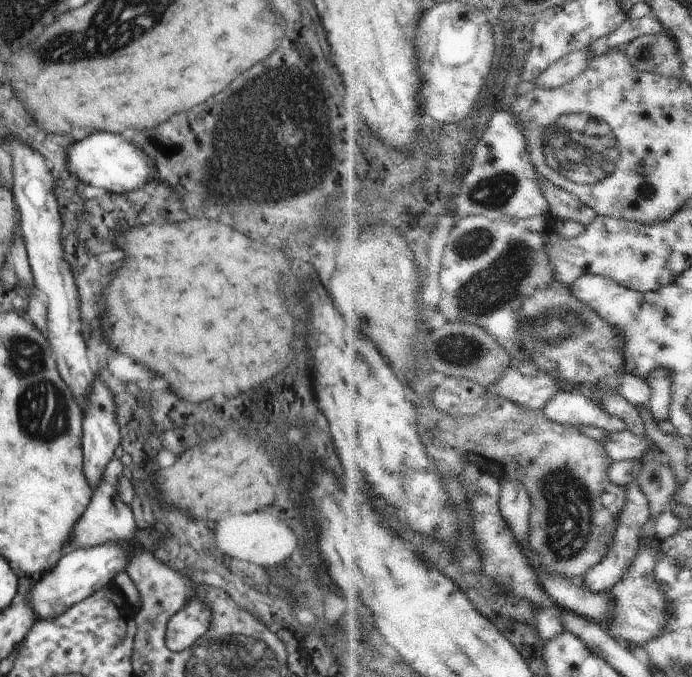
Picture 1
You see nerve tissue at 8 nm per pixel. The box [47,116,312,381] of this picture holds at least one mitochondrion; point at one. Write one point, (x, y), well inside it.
(232, 190)

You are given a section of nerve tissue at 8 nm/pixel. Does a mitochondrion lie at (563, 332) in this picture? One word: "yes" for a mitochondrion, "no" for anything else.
yes

